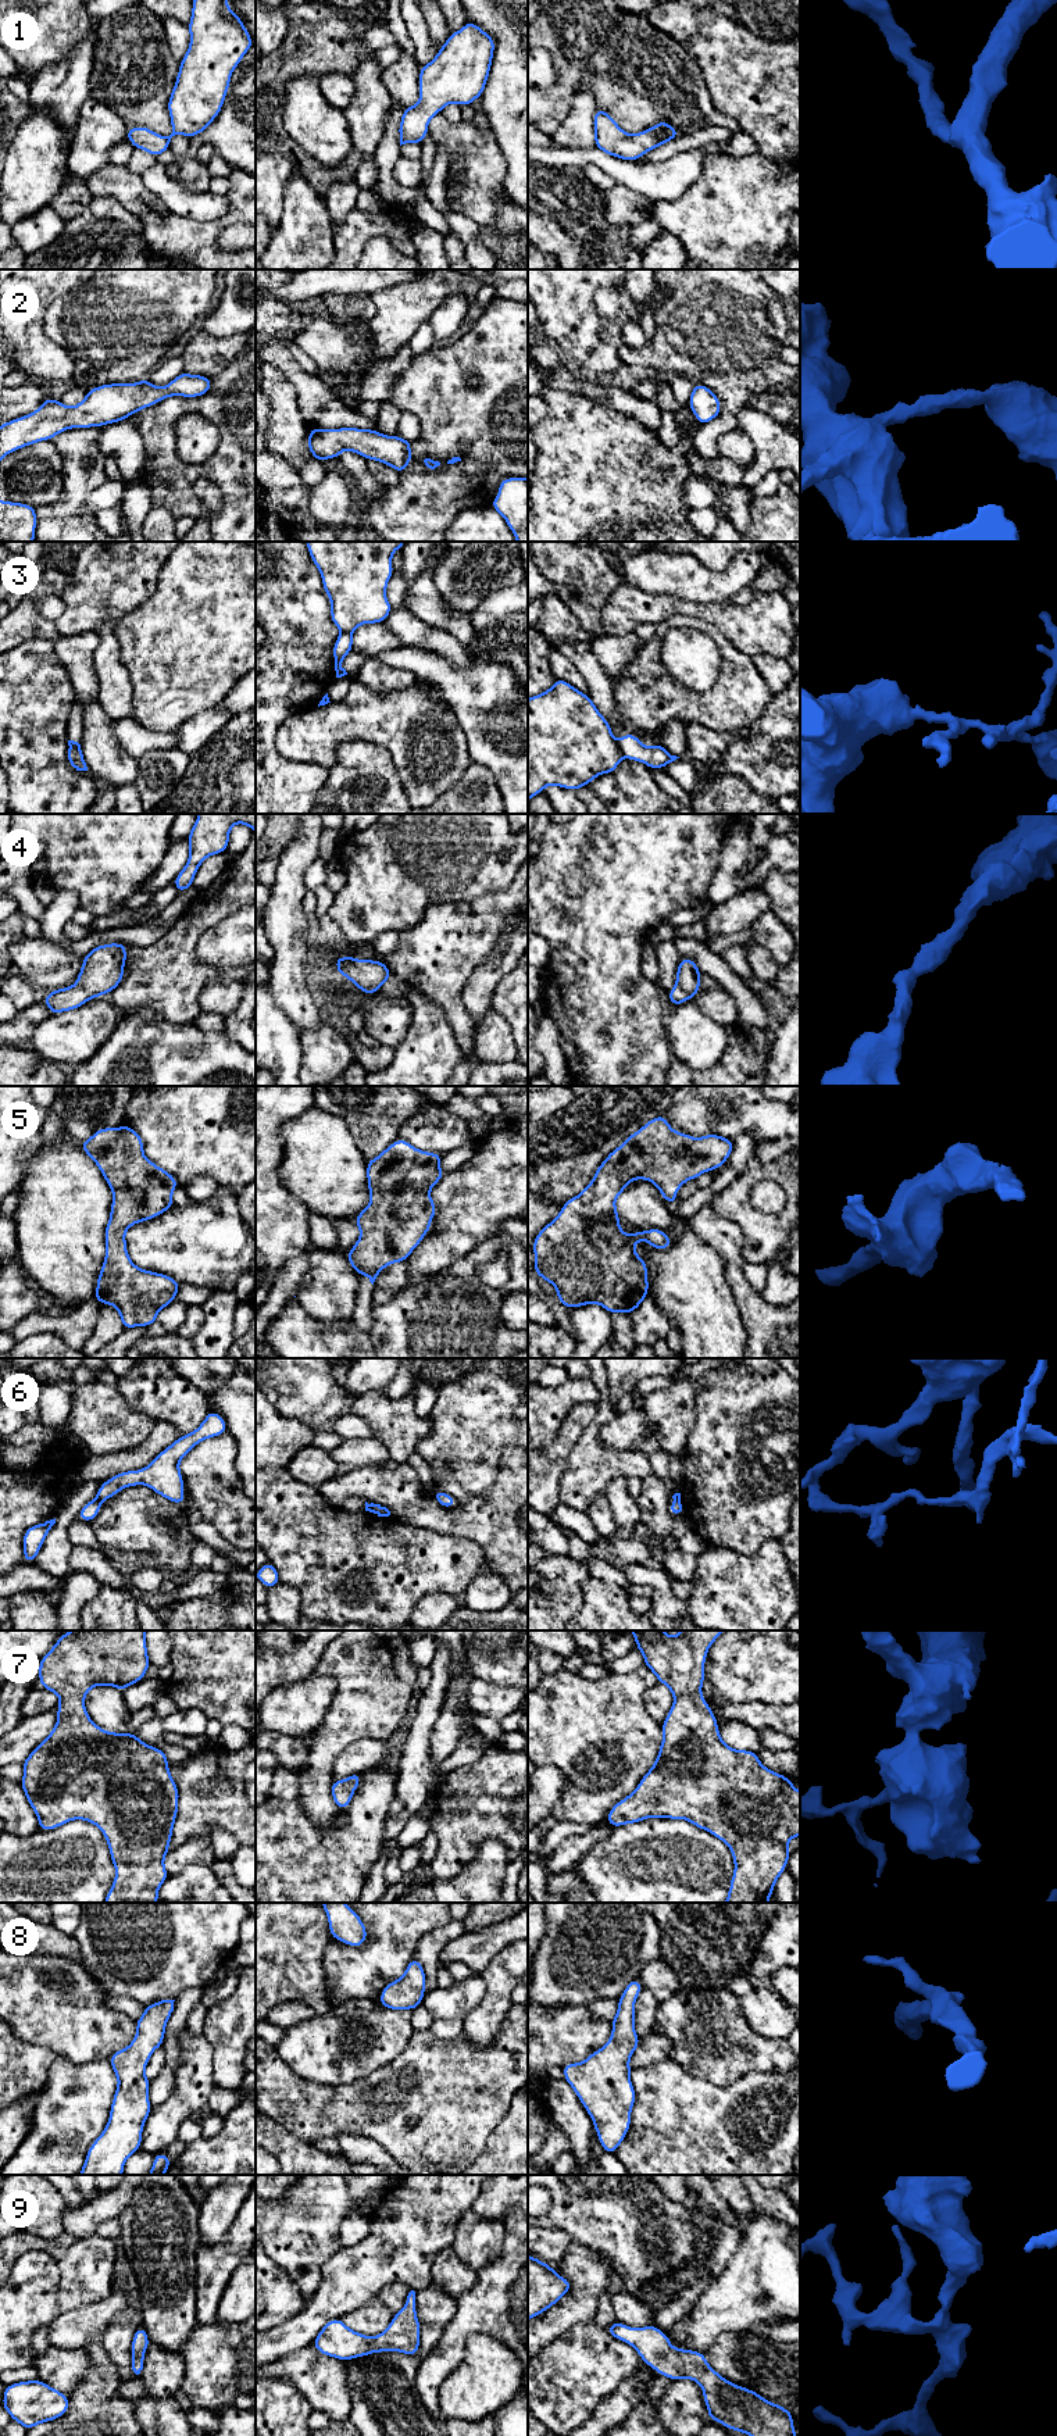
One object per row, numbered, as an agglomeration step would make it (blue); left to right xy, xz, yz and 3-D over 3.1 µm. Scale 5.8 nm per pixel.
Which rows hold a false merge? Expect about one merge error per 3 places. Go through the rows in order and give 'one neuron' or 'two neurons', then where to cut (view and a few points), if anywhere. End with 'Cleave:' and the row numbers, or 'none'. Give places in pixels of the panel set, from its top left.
1: one neuron; cut none
2: one neuron; cut none
3: two neurons; cut yz (616, 740), (622, 754)
4: one neuron; cut none
5: one neuron; cut none
6: two neurons; cut xy (96, 1497), (99, 1502)
7: one neuron; cut none
8: one neuron; cut none
9: one neuron; cut none
Cleave: 3, 6

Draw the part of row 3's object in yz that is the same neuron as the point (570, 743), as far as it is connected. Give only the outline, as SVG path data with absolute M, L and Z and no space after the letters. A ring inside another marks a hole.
M556 679L549 690L528 699L528 801L549 785L578 790L601 774L614 772L621 758L607 719L590 696L567 681Z

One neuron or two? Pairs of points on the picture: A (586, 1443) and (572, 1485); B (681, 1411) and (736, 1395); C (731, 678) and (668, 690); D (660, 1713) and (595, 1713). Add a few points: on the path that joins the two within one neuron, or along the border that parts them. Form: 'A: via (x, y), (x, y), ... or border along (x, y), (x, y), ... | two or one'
A: via (586, 1453), (586, 1471), (582, 1475) | one
B: border along (693, 1383), (695, 1422), (686, 1440) | two
C: via (716, 693), (709, 700), (684, 700) | one
D: border along (657, 1681), (645, 1693), (643, 1704), (660, 1724) | two

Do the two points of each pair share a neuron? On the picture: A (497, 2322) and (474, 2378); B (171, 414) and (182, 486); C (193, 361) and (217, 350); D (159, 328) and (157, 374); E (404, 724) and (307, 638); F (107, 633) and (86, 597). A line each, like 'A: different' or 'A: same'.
A: different
B: same
C: same
D: different
E: different
F: different

